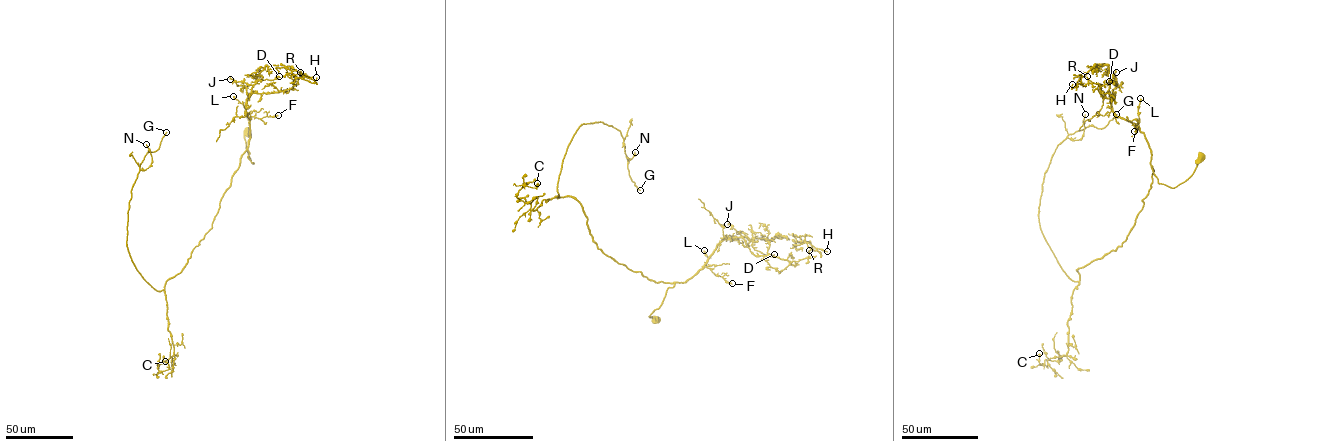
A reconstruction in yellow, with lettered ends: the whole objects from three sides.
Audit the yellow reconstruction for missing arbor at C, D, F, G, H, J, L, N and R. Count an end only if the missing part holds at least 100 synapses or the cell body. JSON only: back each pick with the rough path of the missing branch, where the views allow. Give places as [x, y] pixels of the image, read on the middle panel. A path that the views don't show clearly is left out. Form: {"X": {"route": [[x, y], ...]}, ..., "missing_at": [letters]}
{"G": {"route": [[640, 190], [659, 221], [678, 238], [707, 250], [719, 247], [737, 272]]}, "missing_at": ["G"]}

